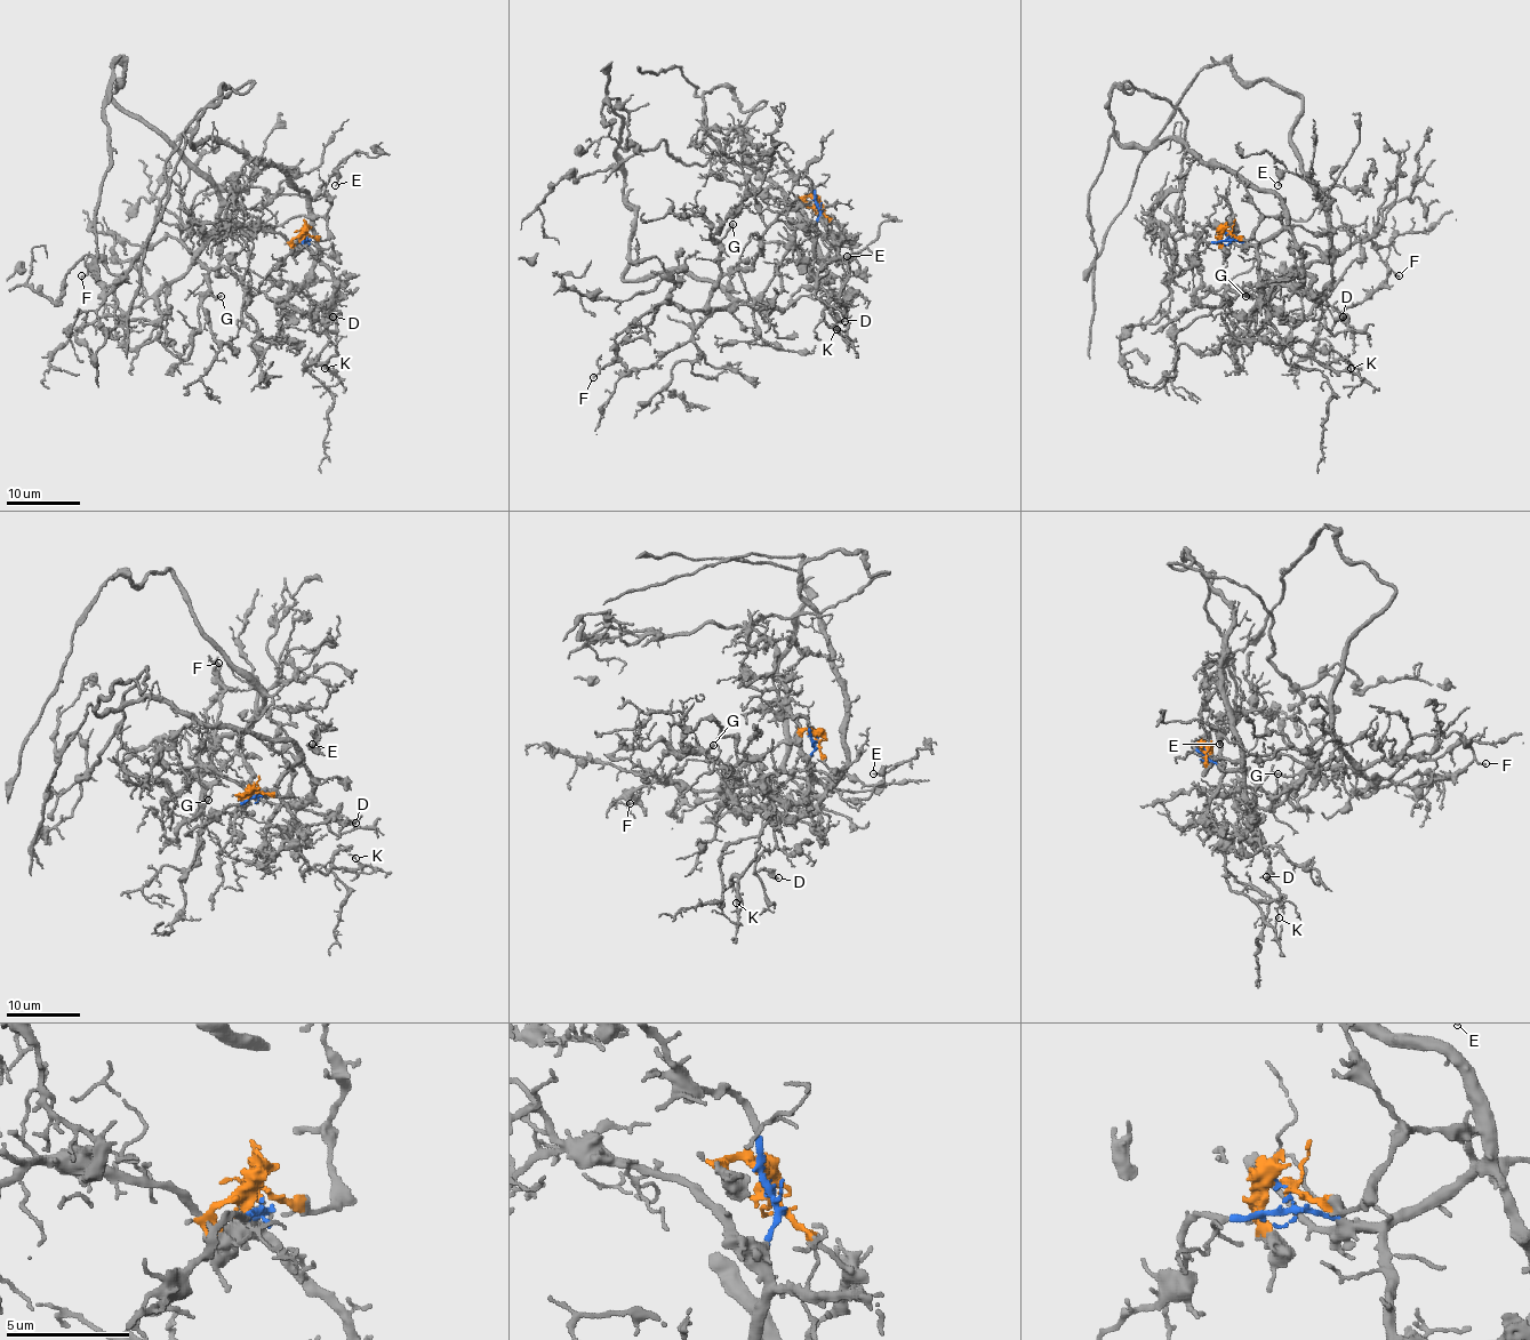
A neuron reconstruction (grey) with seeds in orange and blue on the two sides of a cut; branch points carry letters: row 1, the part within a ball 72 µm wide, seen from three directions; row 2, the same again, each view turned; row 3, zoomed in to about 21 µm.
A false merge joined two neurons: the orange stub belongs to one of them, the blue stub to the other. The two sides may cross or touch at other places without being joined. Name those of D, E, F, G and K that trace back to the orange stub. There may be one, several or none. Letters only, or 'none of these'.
E, F, G

